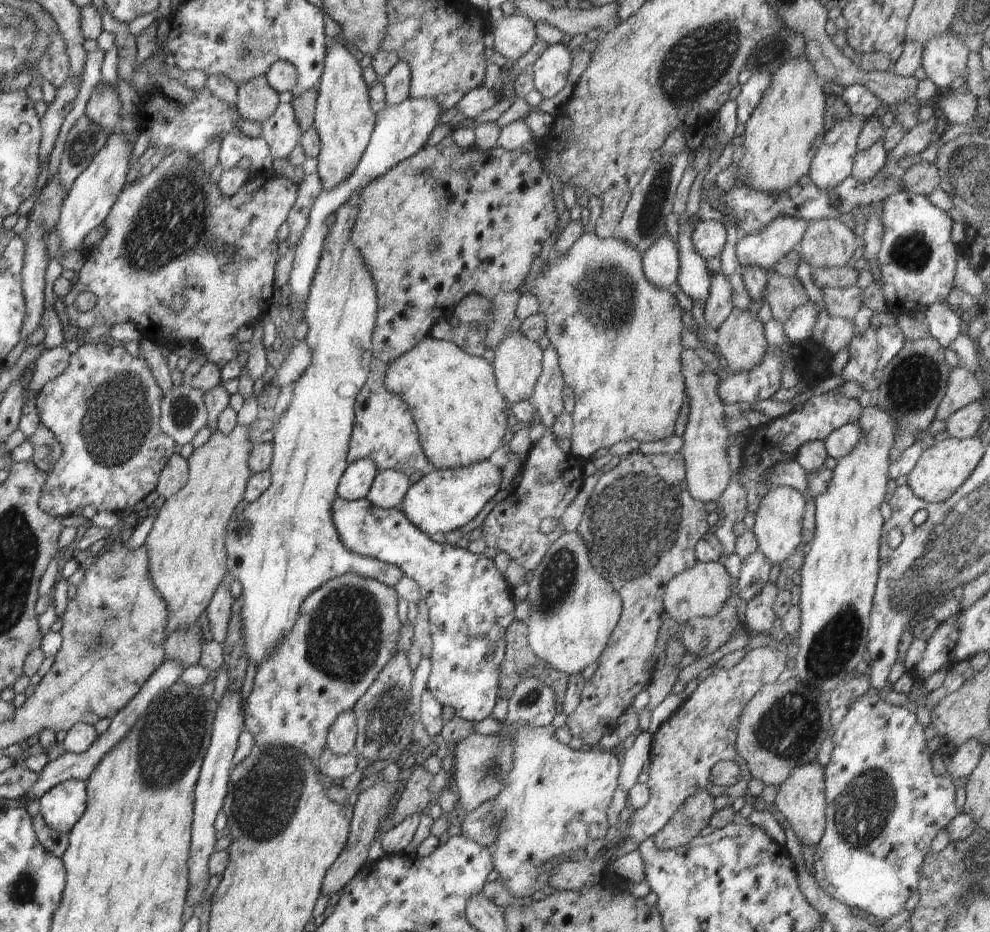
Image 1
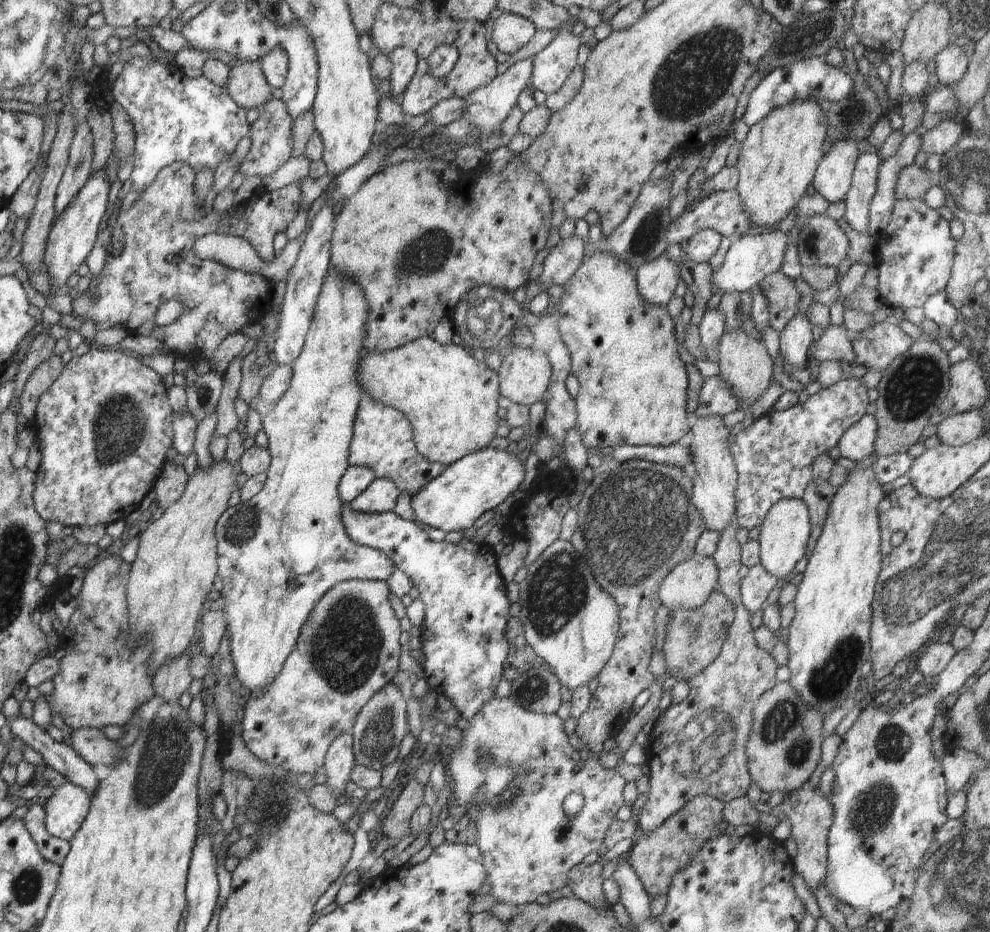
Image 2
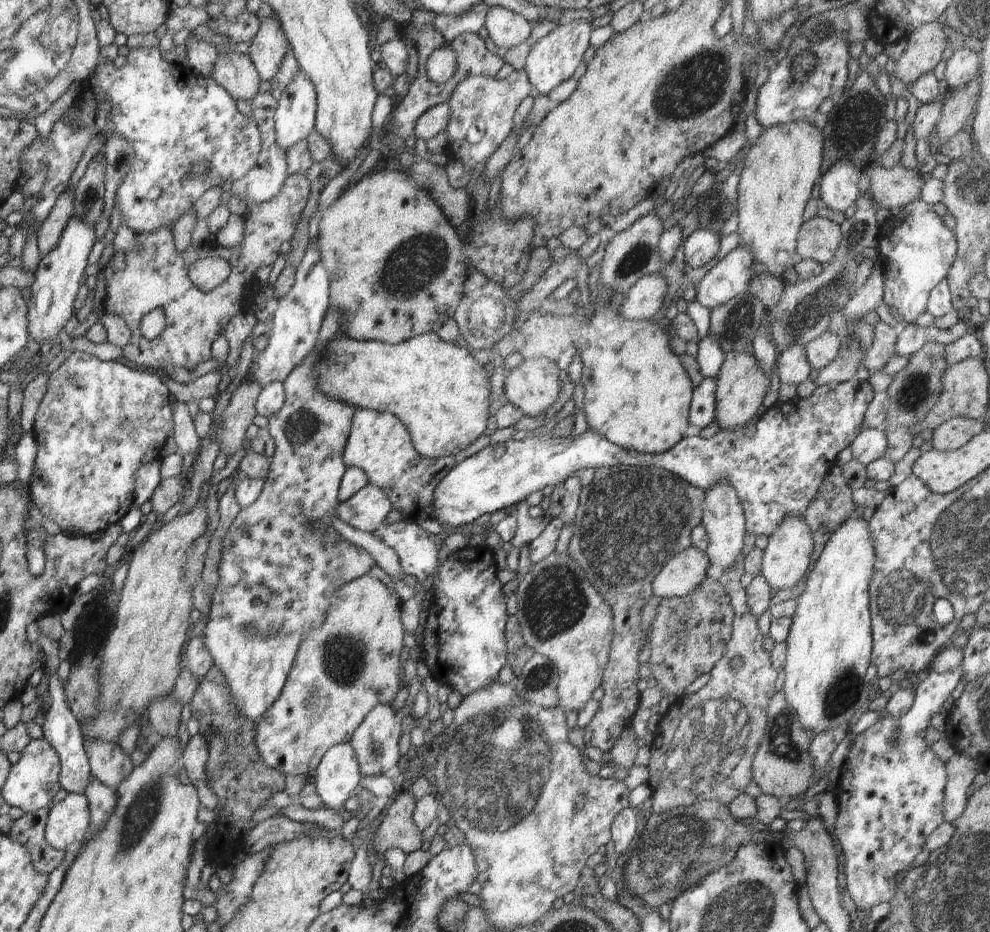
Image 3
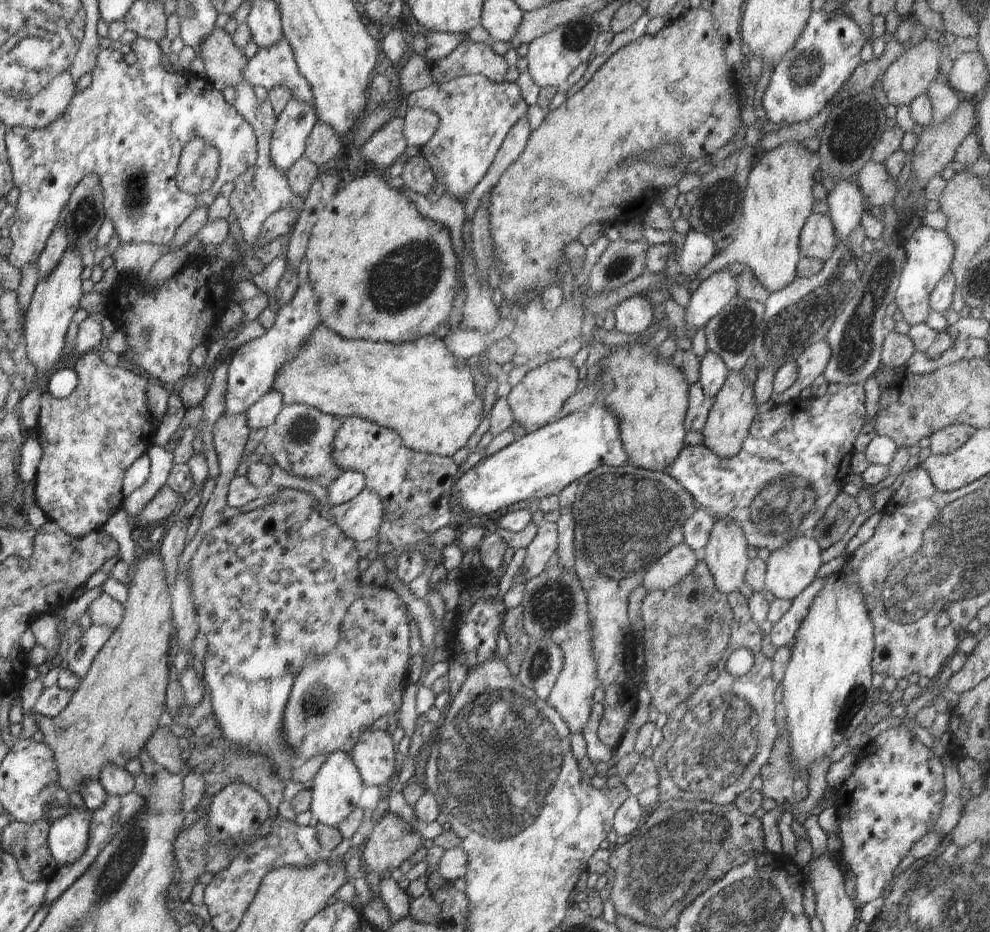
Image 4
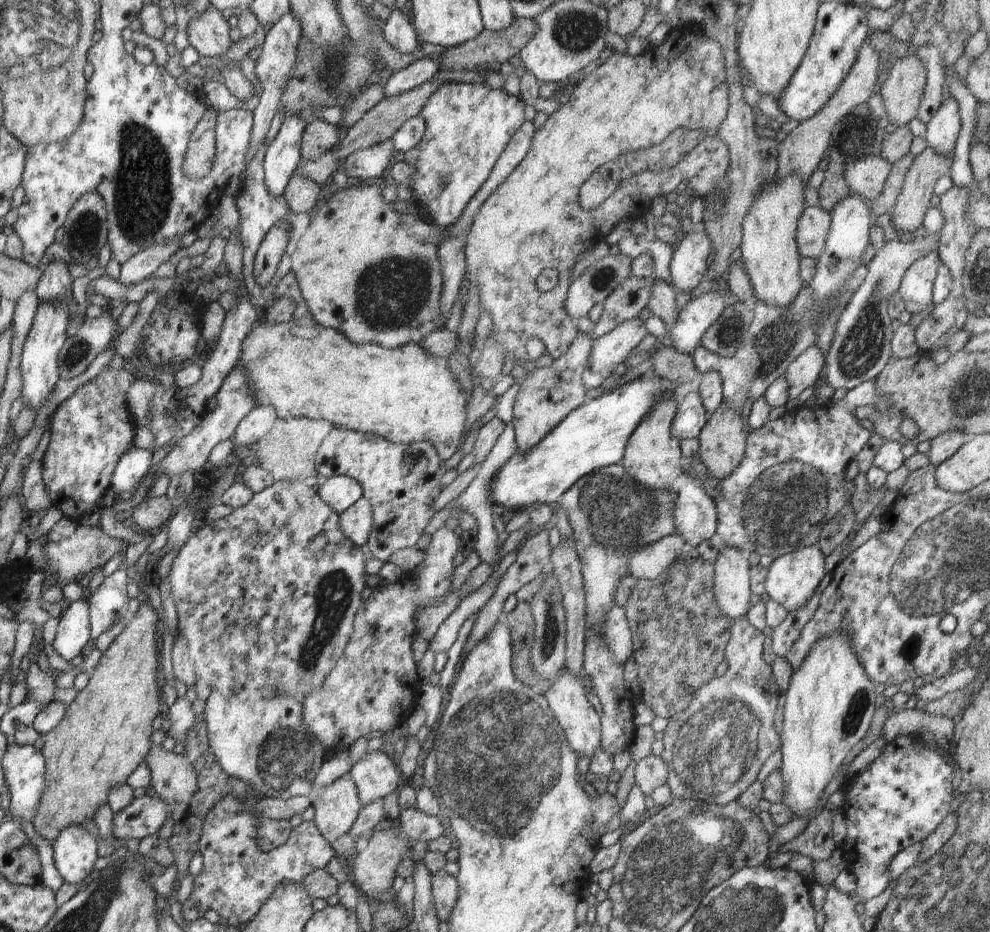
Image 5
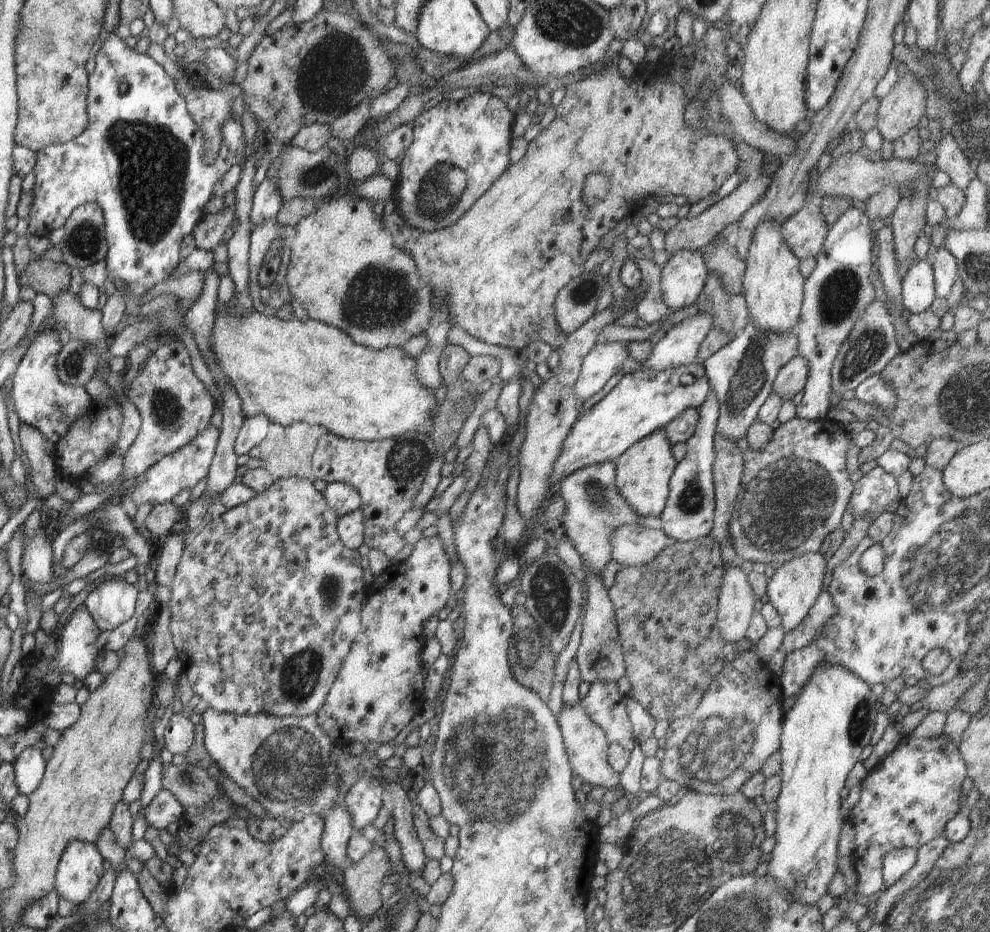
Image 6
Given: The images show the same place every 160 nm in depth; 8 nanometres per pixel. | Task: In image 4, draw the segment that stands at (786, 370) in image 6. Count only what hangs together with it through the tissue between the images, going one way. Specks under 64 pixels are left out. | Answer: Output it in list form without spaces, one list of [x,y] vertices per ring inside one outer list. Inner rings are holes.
[[[821,340],[807,346],[802,352],[797,353],[795,361],[798,363],[798,376],[796,382],[788,390],[773,396],[776,405],[787,403],[796,399],[800,392],[824,373],[824,369],[831,357],[831,348],[826,340]]]

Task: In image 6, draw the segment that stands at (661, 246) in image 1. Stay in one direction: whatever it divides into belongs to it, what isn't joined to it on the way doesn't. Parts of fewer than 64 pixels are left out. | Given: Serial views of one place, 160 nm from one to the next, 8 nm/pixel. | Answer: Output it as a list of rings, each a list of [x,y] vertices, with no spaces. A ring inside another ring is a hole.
[[[625,342],[596,344],[584,358],[580,375],[574,384],[576,396],[585,402],[602,390],[608,380],[620,372],[628,356]]]

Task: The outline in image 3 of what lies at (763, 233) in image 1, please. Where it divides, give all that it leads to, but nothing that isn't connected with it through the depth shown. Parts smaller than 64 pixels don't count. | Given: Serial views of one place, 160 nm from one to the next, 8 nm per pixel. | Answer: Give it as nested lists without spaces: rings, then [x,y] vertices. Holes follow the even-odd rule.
[[[746,248],[732,250],[710,268],[696,288],[696,301],[712,311],[740,294],[748,293],[755,260]]]

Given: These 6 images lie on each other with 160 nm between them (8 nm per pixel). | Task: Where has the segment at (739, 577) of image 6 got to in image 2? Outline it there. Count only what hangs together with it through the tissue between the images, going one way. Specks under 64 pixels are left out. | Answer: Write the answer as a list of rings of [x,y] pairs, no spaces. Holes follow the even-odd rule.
[[[710,415],[696,418],[691,426],[691,441],[689,450],[693,457],[695,474],[692,477],[693,505],[701,512],[703,521],[708,529],[721,535],[727,529],[727,524],[736,517],[736,501],[734,490],[738,475],[735,469],[735,460],[729,449],[729,428],[724,424],[723,417]]]

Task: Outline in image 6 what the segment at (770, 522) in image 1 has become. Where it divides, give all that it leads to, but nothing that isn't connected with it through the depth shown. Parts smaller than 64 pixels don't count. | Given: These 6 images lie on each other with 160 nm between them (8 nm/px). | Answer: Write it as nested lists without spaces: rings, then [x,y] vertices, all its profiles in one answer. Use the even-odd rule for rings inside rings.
[[[806,553],[798,556],[786,564],[782,564],[774,576],[767,582],[769,604],[774,606],[781,619],[781,627],[785,632],[794,632],[804,622],[810,608],[816,604],[818,596],[822,594],[824,575],[827,572],[827,562],[819,553]]]

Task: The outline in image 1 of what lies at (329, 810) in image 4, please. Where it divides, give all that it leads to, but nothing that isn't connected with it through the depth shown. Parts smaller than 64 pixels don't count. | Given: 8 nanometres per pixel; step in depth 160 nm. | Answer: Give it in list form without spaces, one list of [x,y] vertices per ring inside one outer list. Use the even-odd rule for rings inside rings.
[[[346,711],[337,716],[327,734],[327,746],[334,755],[342,756],[354,753],[357,735],[357,720],[355,714]]]

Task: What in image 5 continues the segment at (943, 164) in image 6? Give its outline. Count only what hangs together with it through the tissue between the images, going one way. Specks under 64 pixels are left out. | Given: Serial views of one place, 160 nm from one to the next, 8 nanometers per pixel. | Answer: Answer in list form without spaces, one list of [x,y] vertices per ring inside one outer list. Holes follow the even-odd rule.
[[[946,98],[927,124],[926,142],[934,152],[953,158],[960,128],[962,120],[960,120],[959,106],[954,98]]]

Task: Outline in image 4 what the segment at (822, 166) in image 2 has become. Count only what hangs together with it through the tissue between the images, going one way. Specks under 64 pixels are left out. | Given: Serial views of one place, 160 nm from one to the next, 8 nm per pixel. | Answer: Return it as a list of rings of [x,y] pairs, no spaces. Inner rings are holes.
[[[838,181],[827,194],[826,200],[837,242],[848,239],[852,230],[858,226],[862,212],[869,208],[861,188],[856,181]]]

